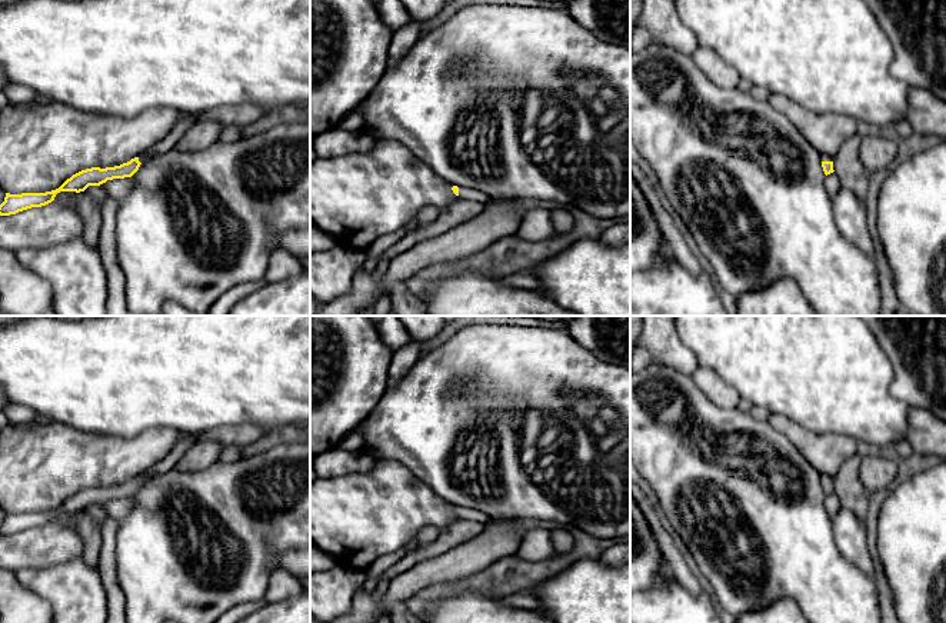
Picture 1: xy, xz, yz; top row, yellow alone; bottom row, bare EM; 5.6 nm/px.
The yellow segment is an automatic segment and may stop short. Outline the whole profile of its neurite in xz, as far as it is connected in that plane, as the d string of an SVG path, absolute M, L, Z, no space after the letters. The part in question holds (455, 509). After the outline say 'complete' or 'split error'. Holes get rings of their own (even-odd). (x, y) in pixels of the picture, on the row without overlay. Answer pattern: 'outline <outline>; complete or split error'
outline M453 506L452 510L462 520L473 520L482 524L486 524L490 520L490 517L486 513L474 510L474 509Z; split error

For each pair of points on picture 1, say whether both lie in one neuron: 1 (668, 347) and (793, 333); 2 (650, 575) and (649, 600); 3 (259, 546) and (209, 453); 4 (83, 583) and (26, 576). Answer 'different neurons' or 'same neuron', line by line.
1: different neurons
2: different neurons
3: different neurons
4: same neuron

